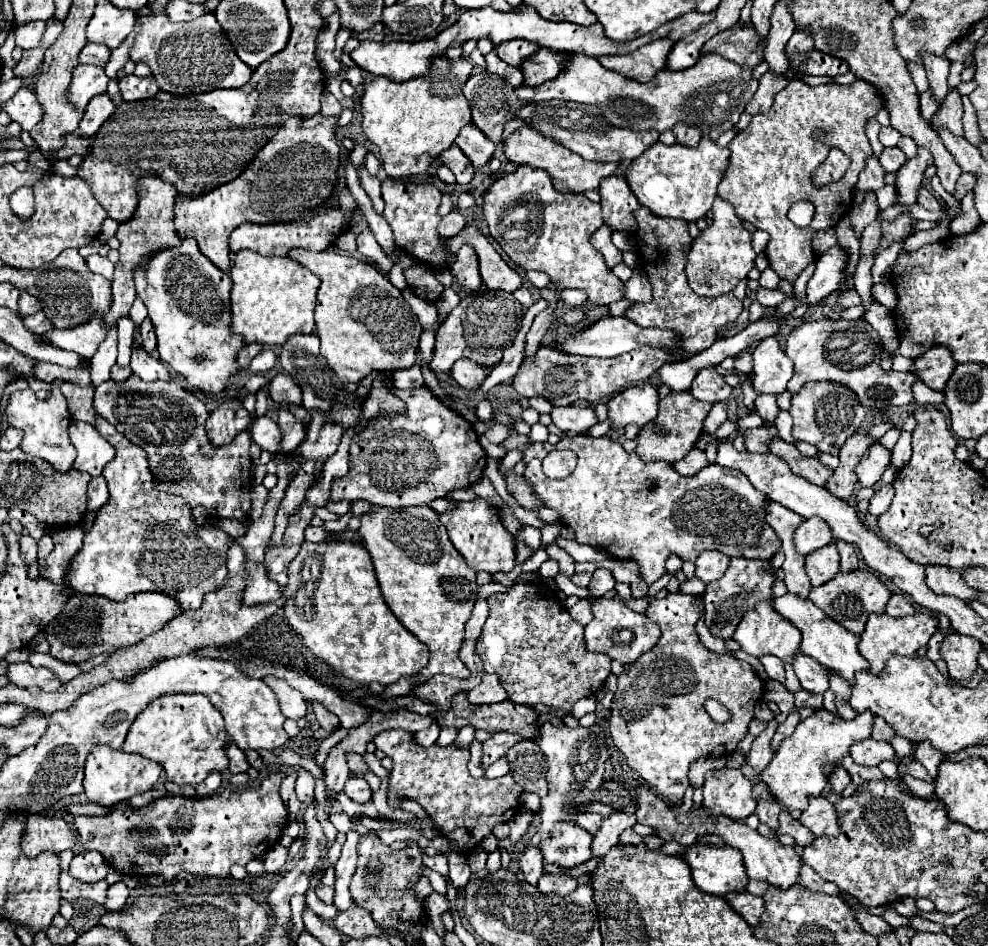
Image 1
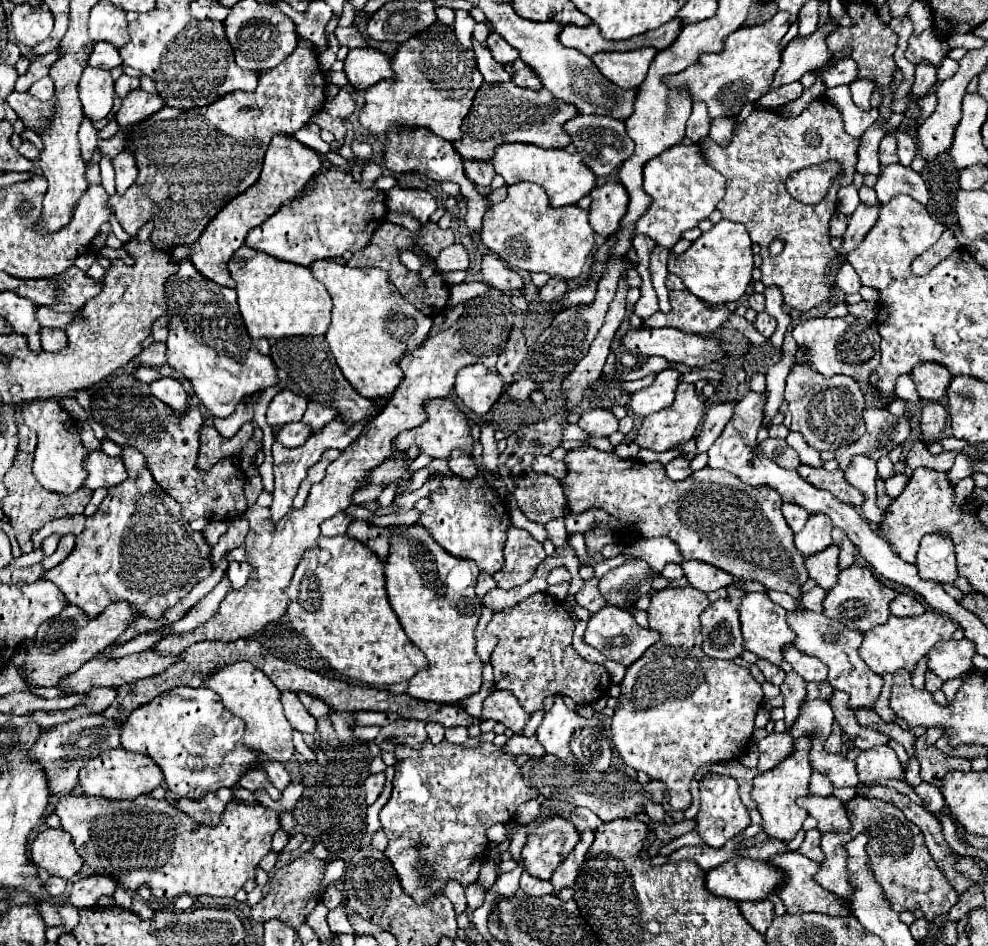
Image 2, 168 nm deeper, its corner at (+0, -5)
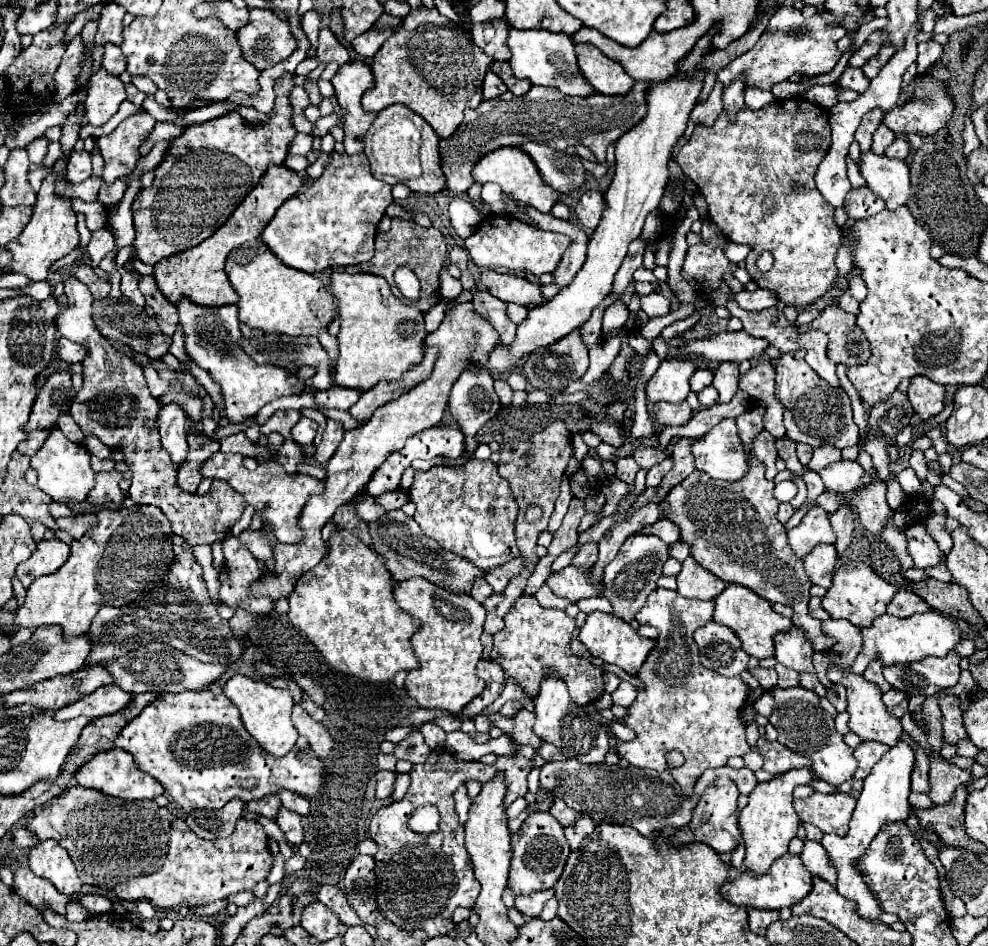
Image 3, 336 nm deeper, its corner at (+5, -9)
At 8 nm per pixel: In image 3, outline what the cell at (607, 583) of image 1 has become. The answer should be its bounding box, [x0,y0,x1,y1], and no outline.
[604,535,668,621]

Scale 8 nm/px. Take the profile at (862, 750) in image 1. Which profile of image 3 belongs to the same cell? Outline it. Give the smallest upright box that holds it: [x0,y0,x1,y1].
[854,741,888,779]

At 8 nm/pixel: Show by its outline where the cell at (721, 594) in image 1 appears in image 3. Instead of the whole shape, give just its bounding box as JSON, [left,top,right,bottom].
[694,621,748,677]

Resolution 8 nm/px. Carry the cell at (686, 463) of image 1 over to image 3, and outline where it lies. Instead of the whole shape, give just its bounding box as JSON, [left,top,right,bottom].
[646,457,672,487]

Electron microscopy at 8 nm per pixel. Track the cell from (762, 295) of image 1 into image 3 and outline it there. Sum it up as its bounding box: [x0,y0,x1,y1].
[734,289,778,311]

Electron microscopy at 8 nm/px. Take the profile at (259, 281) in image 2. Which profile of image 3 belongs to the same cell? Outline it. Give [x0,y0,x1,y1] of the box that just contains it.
[226,239,336,367]

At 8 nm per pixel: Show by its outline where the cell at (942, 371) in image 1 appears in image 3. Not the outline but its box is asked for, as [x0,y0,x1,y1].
[908,375,944,421]

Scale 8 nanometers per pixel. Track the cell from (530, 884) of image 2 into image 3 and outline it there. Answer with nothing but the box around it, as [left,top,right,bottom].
[516,891,554,917]

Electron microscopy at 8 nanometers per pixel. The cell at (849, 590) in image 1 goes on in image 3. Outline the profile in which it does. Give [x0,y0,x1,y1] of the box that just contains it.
[822,563,896,629]

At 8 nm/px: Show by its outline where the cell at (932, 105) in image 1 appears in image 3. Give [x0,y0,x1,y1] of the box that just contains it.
[916,41,942,75]

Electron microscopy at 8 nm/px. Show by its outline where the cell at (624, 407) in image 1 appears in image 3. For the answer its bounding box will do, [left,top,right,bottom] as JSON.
[646,359,694,403]

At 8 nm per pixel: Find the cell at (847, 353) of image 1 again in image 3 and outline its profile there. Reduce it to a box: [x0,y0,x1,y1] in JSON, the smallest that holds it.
[798,307,870,365]

